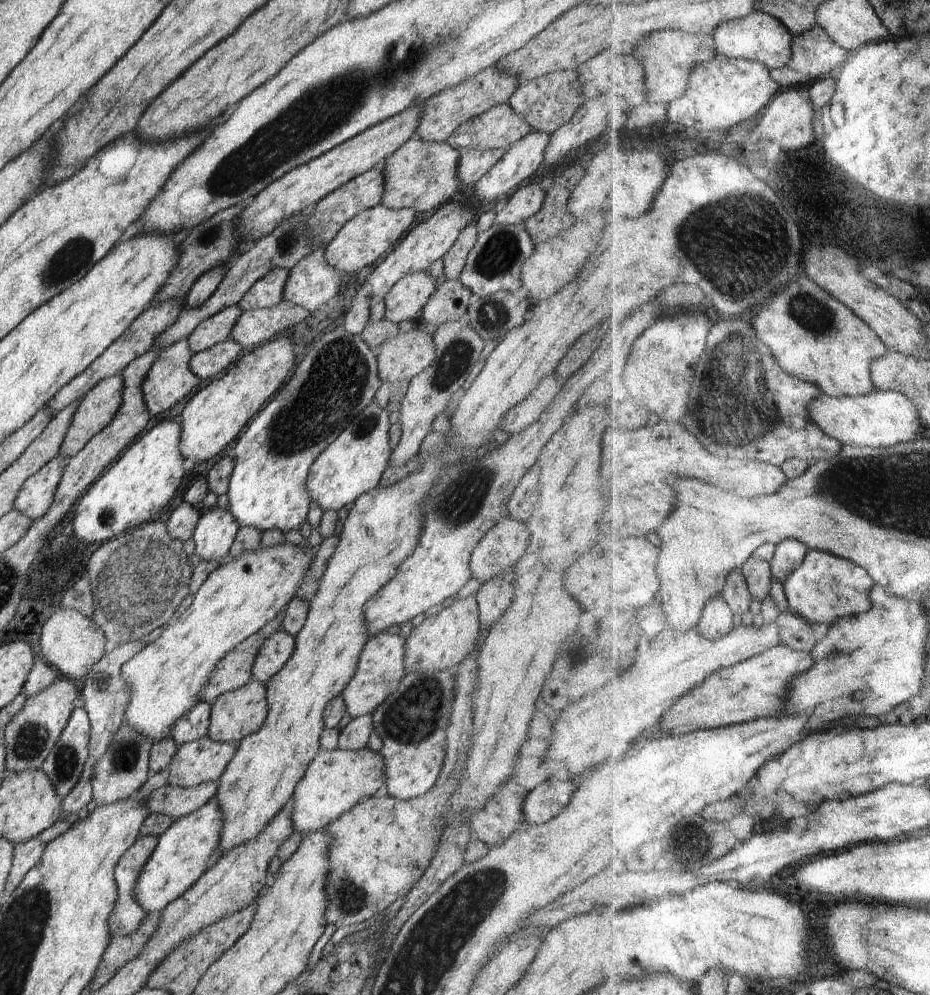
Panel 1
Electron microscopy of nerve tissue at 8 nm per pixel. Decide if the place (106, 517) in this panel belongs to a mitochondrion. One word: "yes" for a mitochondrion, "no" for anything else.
yes

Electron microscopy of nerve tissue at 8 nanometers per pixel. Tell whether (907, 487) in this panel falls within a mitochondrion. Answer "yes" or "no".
yes

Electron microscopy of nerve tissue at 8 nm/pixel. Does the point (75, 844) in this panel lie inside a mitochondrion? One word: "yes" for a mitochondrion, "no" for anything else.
no

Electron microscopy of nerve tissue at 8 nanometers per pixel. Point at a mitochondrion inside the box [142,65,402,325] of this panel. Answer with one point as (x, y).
(289, 240)

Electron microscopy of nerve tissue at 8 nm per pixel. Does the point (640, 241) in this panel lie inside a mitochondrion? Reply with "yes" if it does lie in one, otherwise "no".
no

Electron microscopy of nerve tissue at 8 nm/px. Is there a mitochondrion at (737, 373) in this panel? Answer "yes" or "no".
yes

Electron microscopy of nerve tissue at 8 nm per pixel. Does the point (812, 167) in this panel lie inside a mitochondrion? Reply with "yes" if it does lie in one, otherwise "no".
no

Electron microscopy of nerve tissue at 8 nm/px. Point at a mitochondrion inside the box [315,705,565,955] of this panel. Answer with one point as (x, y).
(349, 897)

